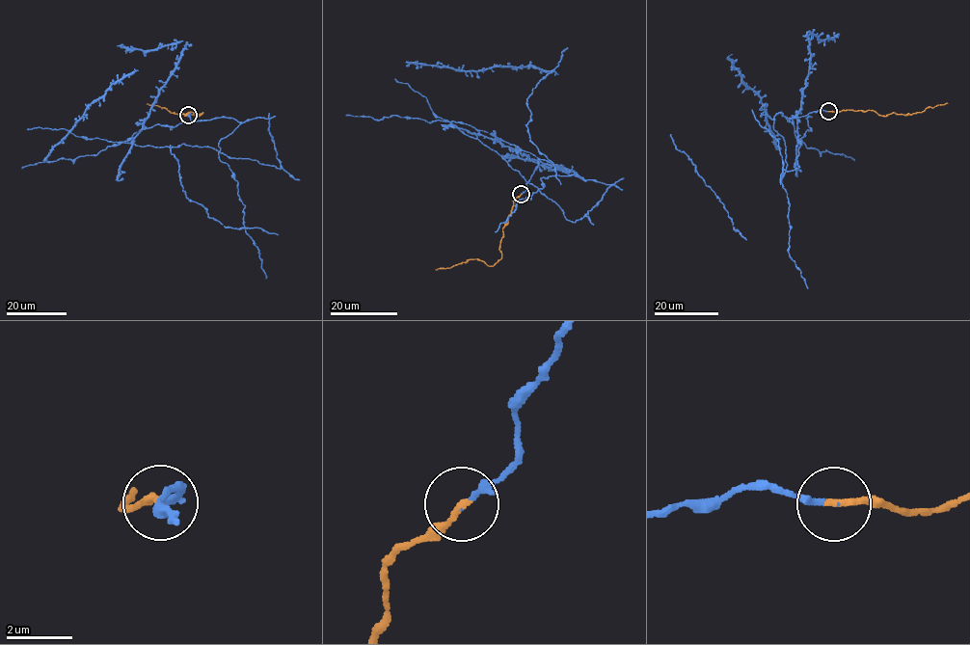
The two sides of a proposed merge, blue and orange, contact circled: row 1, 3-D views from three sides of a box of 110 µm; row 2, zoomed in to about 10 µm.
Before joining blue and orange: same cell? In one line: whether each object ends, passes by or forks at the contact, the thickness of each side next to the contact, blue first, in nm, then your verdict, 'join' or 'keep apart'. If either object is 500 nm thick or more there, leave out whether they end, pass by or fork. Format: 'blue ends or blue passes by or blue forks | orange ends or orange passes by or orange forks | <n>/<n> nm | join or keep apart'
blue ends | orange ends | 120/190 nm | join

